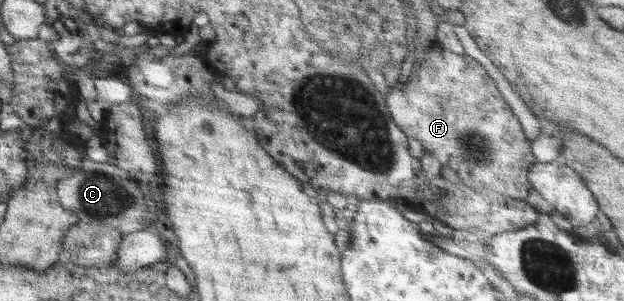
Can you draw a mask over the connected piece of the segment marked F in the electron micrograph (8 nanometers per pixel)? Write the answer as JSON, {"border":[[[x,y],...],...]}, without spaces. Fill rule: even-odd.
{"border":[[[436,48],[430,49],[419,64],[417,74],[413,73],[404,83],[396,83],[385,95],[385,103],[394,123],[408,137],[422,143],[426,149],[443,166],[450,167],[458,173],[460,182],[472,189],[492,189],[497,193],[523,200],[532,191],[528,180],[528,169],[537,159],[531,152],[531,141],[526,138],[518,118],[510,109],[502,94],[498,92],[494,80],[480,62],[468,54],[448,53],[446,57]]]}

